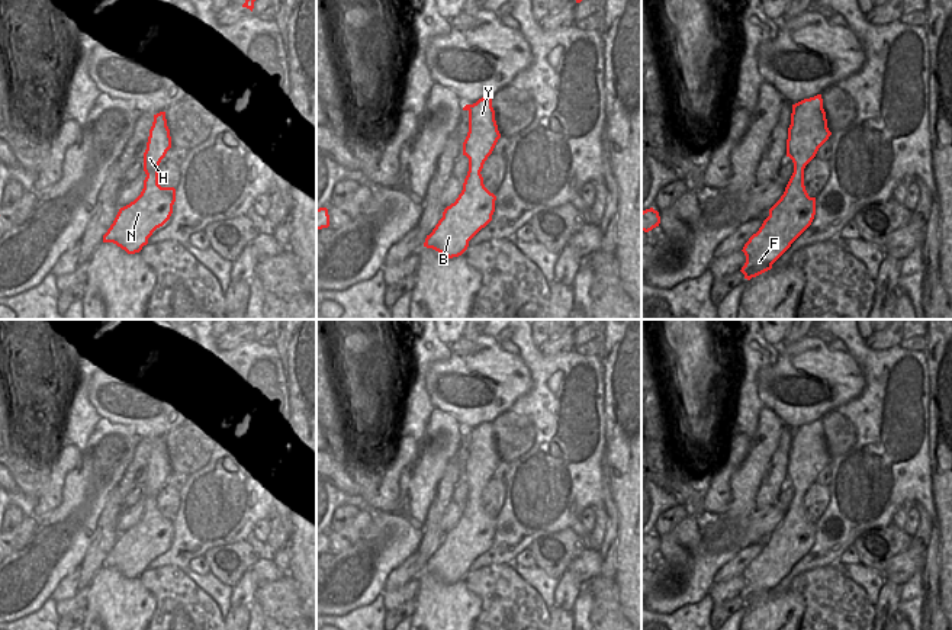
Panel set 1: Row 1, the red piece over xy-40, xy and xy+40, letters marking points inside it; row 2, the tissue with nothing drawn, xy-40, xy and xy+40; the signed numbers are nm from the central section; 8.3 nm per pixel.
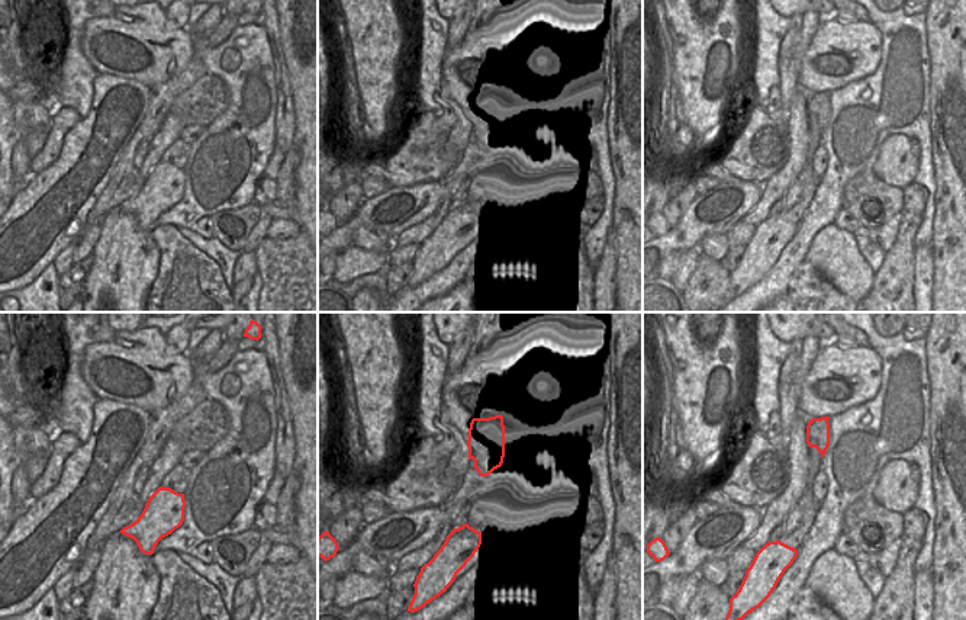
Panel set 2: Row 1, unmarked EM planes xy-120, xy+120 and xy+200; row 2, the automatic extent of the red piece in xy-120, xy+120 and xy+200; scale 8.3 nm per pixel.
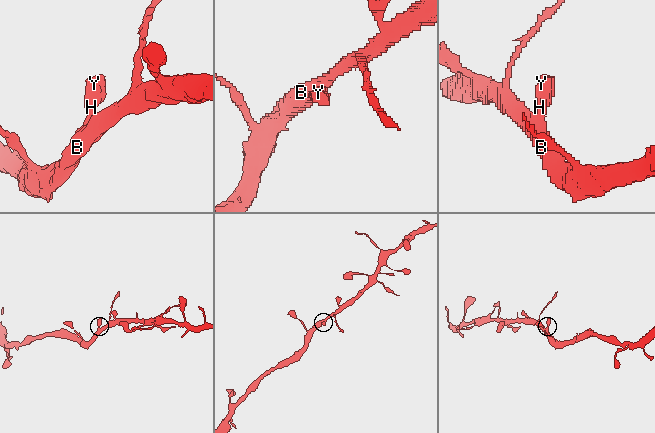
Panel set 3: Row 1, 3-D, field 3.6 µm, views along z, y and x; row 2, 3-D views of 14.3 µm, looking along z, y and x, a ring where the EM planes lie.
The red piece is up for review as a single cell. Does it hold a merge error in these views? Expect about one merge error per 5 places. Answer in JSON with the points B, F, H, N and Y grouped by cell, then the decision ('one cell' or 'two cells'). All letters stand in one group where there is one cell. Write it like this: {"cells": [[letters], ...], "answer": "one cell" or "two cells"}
{"cells": [["B", "F", "H", "N", "Y"]], "answer": "one cell"}

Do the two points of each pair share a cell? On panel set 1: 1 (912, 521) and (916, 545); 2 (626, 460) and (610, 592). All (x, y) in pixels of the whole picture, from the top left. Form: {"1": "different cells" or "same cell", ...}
{"1": "different cells", "2": "different cells"}

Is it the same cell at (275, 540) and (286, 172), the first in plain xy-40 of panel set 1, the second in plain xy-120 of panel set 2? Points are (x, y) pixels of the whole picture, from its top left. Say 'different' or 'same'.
same

